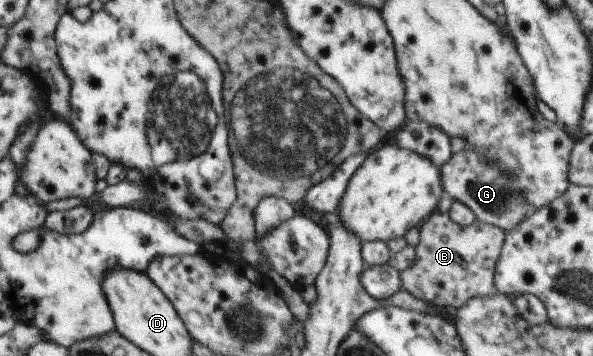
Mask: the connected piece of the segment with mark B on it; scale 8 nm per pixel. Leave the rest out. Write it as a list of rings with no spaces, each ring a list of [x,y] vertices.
[[[434,212],[422,222],[422,225],[419,225],[418,229],[419,241],[414,247],[415,262],[409,268],[399,272],[399,280],[404,290],[432,306],[455,308],[462,307],[473,297],[489,296],[496,292],[493,276],[501,249],[504,247],[502,237],[505,237],[498,226],[494,227],[476,219],[470,225],[459,226],[448,217],[446,212]]]

